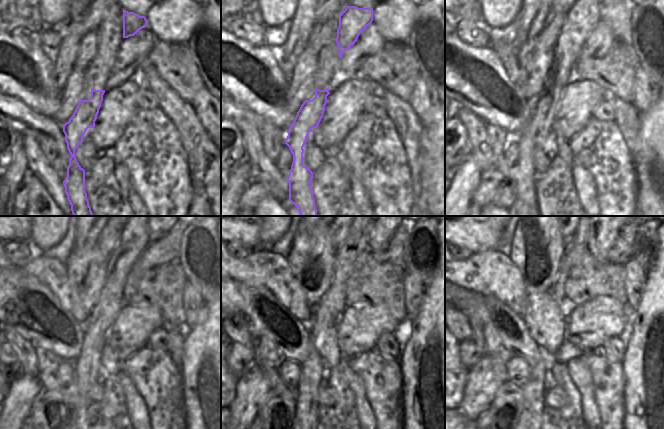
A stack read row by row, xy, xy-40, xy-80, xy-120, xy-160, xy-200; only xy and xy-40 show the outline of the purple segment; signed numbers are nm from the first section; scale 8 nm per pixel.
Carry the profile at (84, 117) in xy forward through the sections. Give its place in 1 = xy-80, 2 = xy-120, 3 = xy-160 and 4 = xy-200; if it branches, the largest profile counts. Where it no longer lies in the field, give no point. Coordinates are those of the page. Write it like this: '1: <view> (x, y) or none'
1: xy-80 (583, 16)
2: xy-120 (135, 238)
3: xy-160 (333, 302)
4: xy-200 (579, 238)

